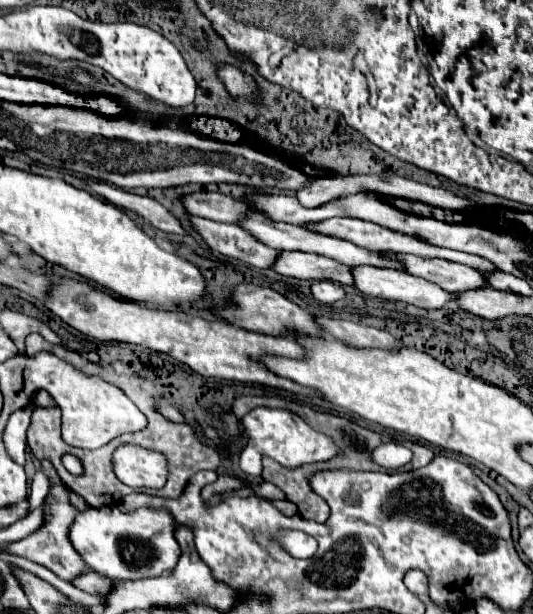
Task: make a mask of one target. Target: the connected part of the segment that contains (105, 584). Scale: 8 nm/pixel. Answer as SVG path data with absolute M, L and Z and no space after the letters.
M91 572L85 574L85 578L77 578L77 582L73 582L73 586L77 586L79 590L83 592L89 592L89 594L99 594L99 596L107 596L111 590L113 590L113 580L99 574L99 572Z

